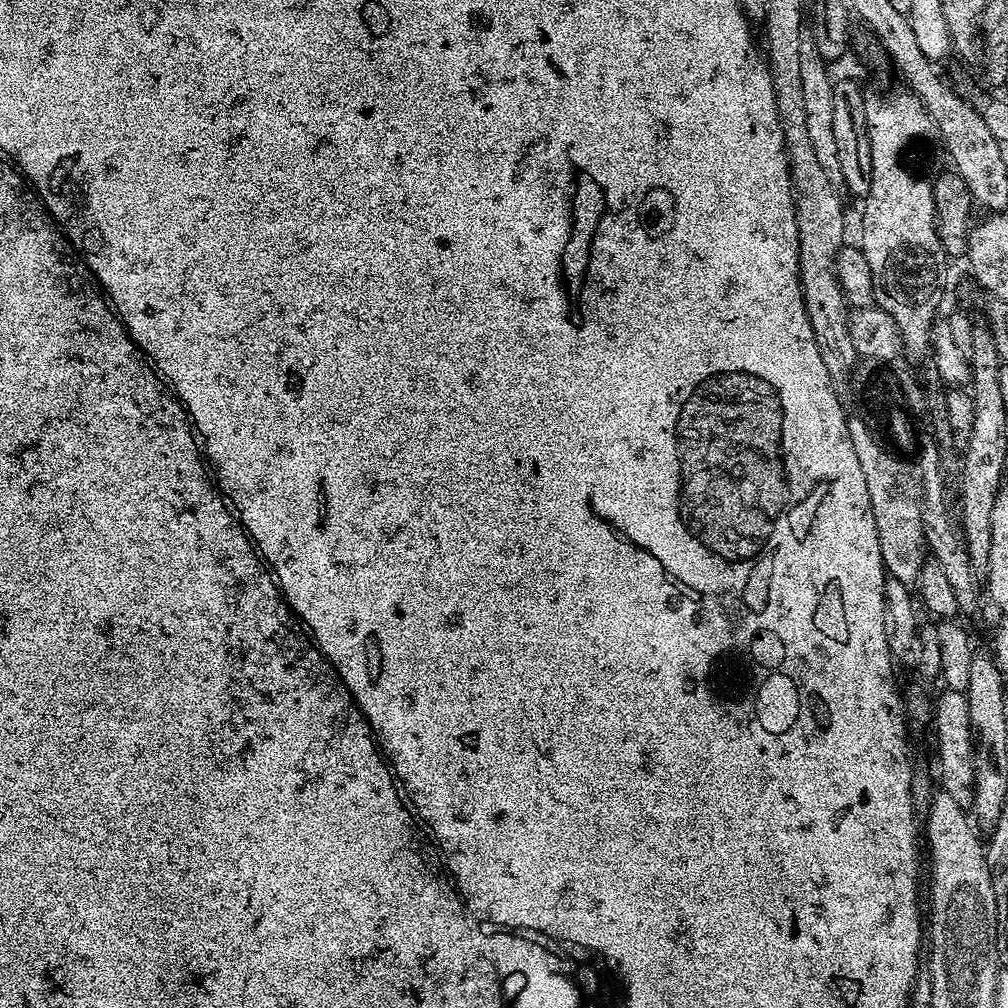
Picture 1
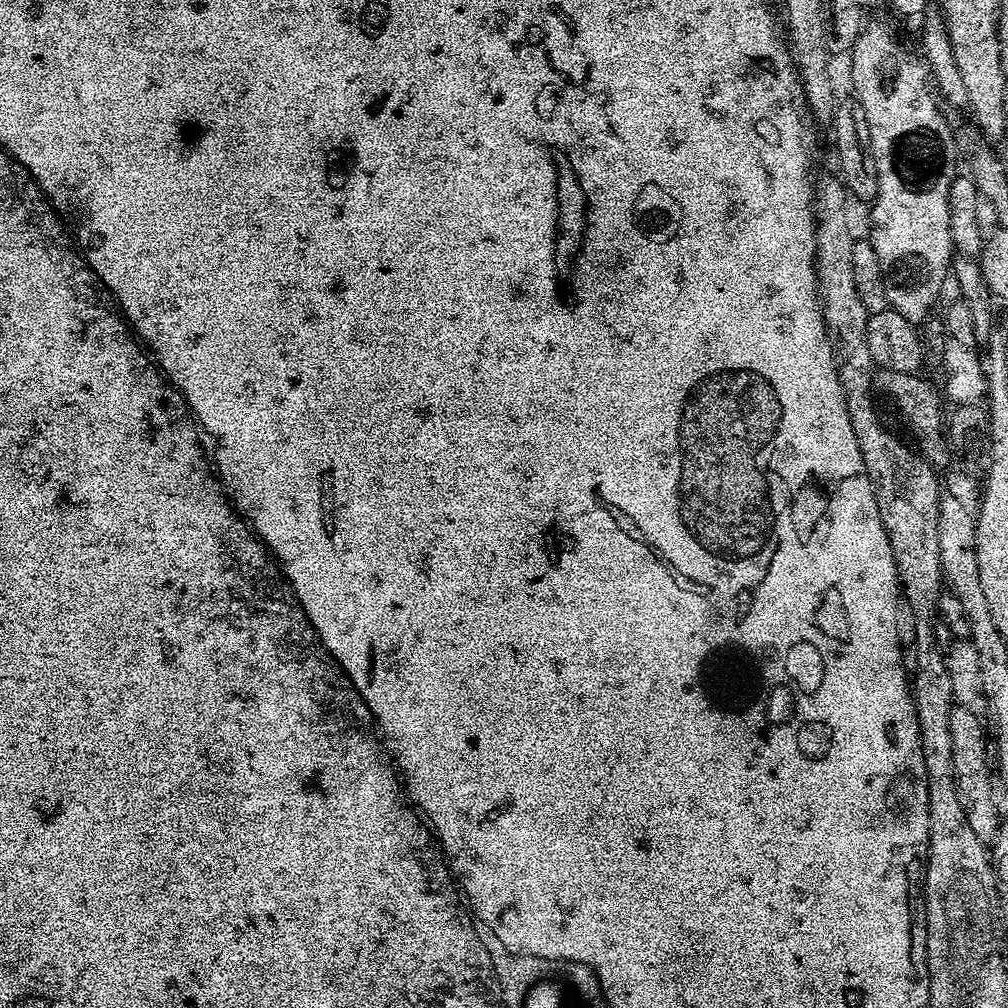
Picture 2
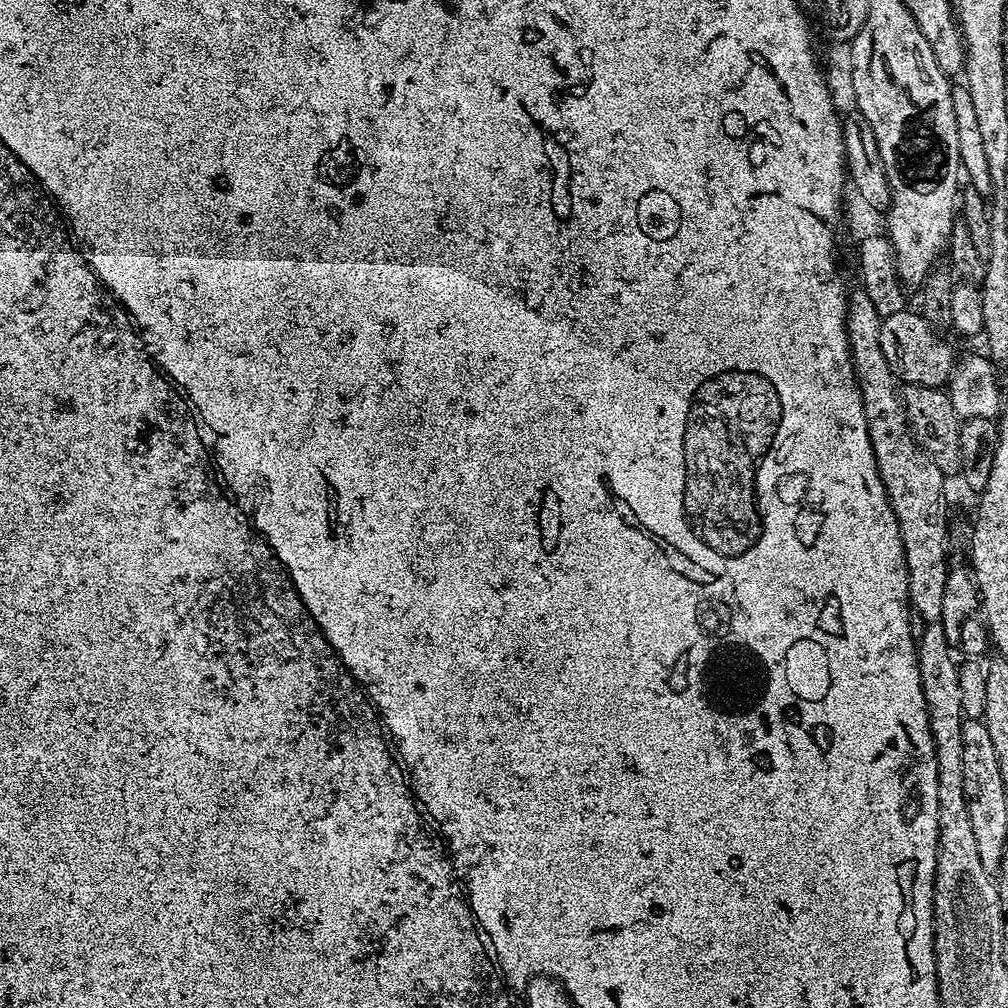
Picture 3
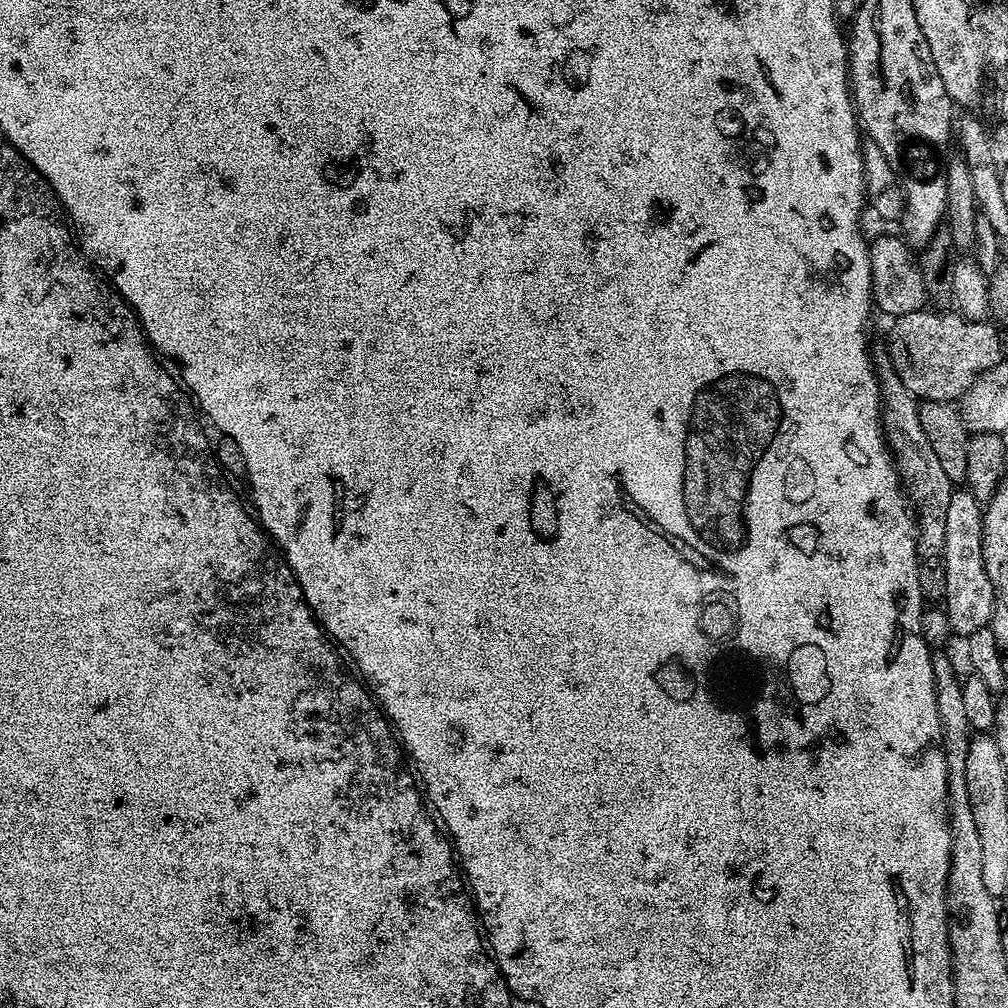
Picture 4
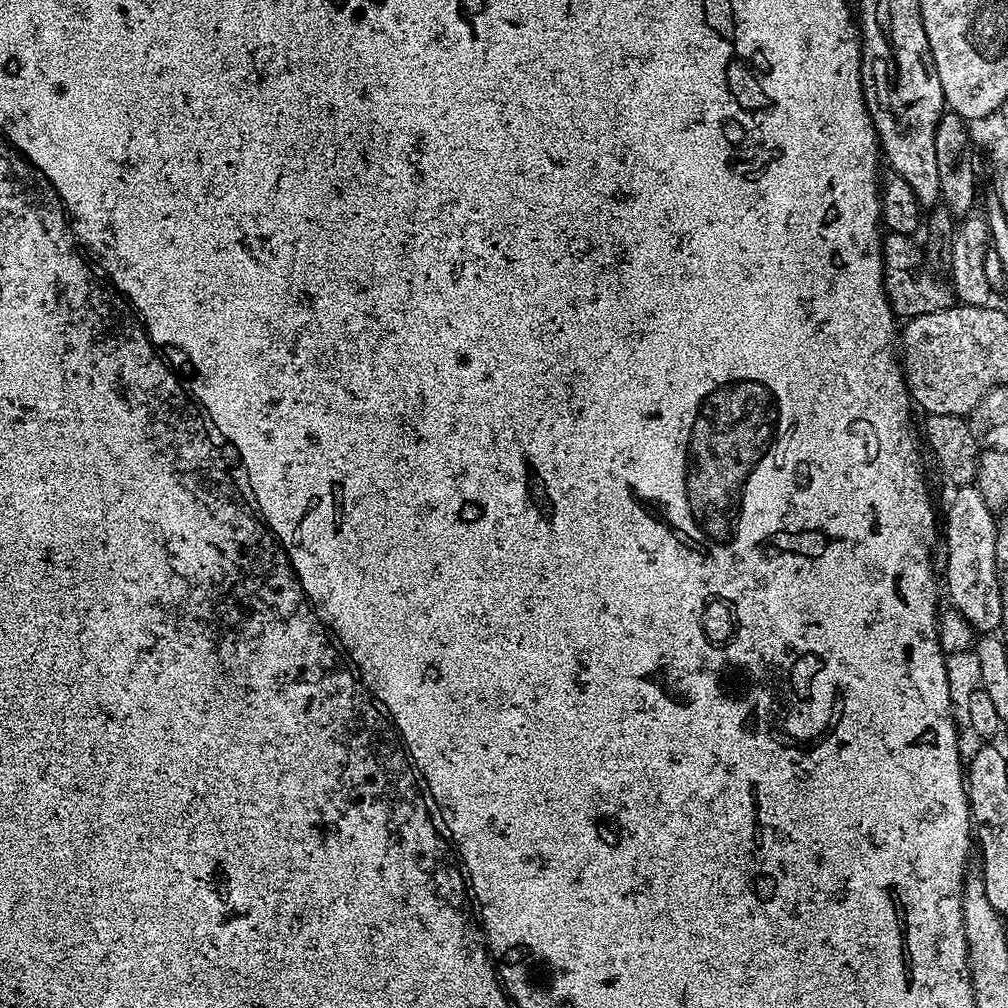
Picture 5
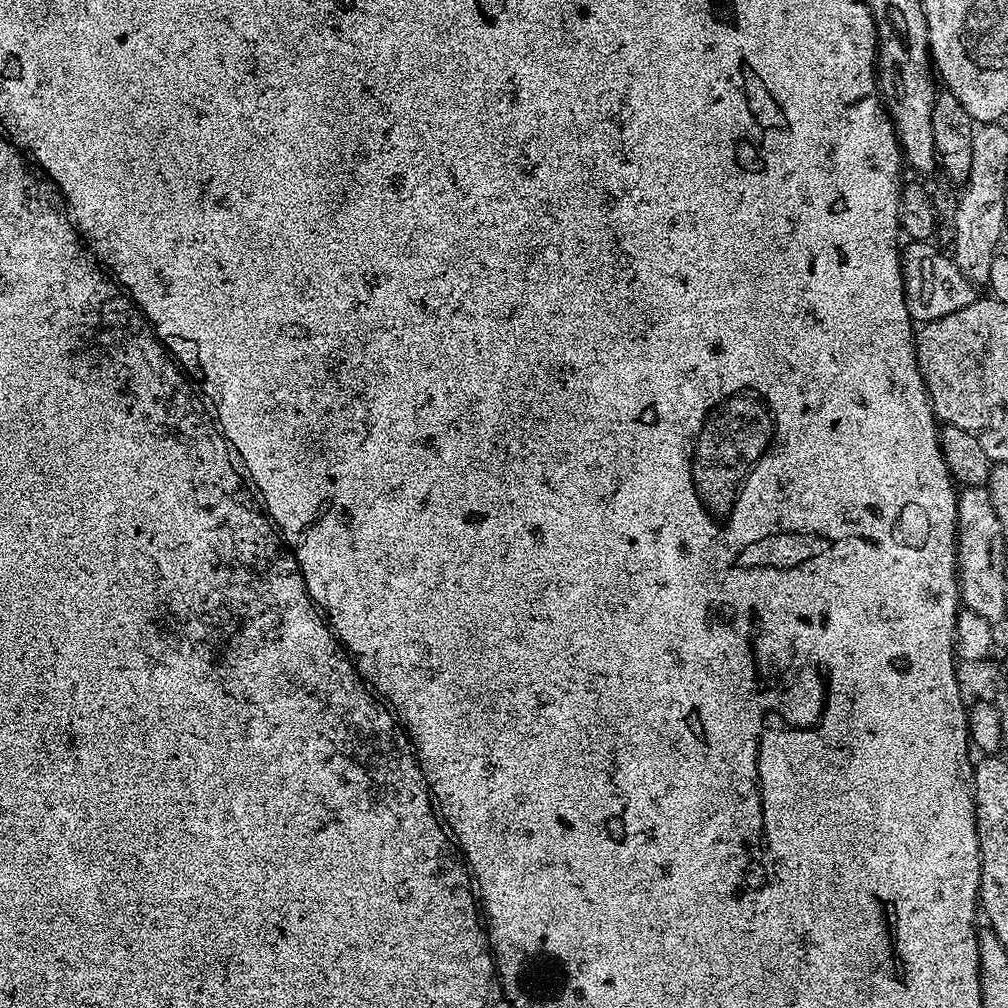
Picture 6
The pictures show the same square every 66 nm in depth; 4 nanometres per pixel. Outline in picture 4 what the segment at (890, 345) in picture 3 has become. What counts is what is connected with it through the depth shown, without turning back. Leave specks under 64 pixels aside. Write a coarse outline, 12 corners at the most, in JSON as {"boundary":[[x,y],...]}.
{"boundary":[[897,316],[886,341],[917,401],[959,401],[1001,363],[997,325]]}

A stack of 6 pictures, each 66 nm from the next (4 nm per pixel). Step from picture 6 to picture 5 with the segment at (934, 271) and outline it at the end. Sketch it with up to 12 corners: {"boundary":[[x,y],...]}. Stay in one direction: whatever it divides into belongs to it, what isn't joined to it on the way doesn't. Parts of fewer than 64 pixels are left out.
{"boundary":[[888,232],[884,292],[900,318],[951,308],[954,293],[912,236]]}

